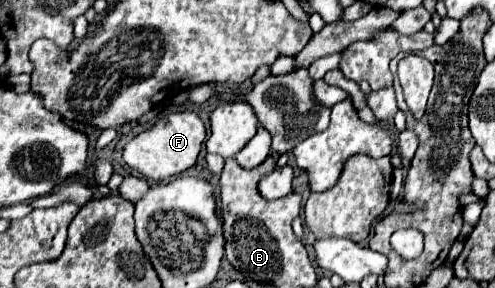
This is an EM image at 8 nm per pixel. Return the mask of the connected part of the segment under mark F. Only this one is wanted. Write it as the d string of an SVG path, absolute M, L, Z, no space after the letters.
M191 110L169 112L167 116L161 116L153 128L137 134L125 146L123 160L131 168L139 170L145 178L163 182L163 180L169 180L171 176L179 176L181 172L189 170L197 162L197 156L205 138L207 138L207 128L195 112Z

